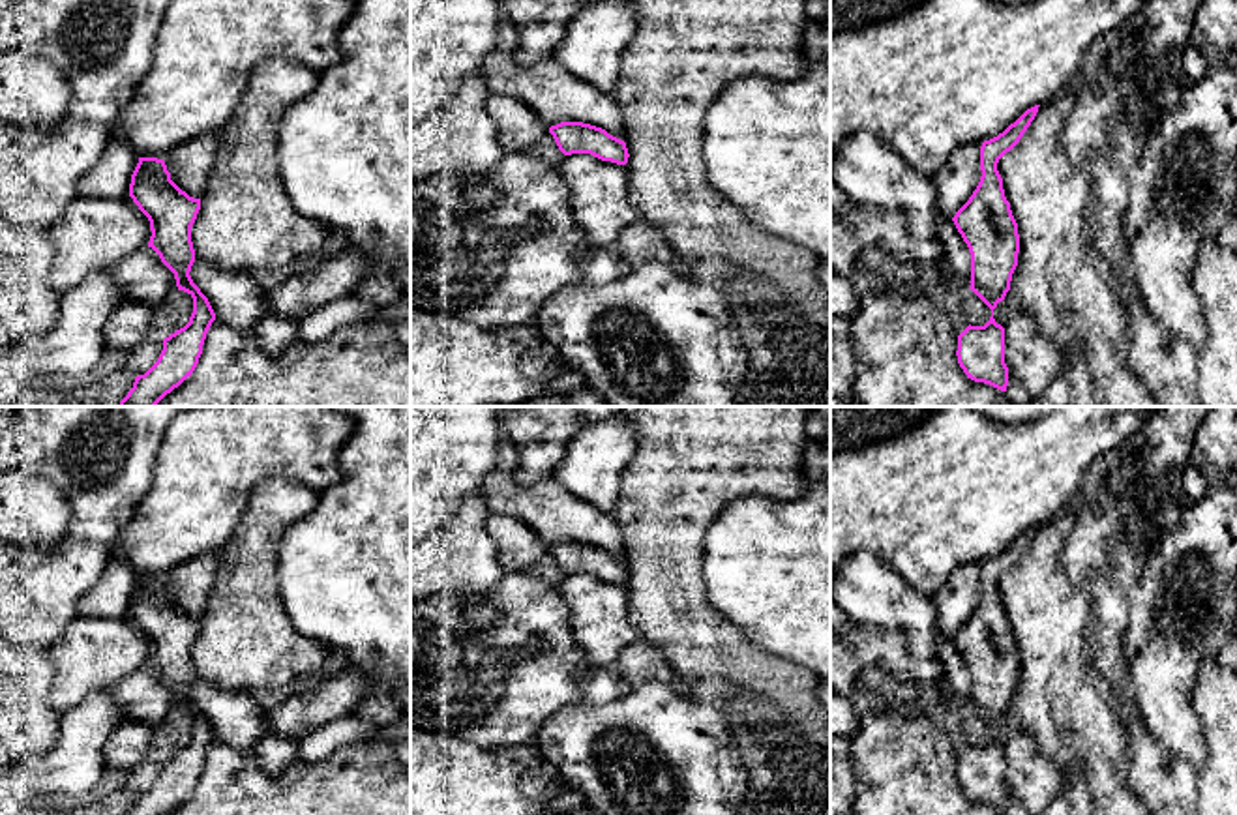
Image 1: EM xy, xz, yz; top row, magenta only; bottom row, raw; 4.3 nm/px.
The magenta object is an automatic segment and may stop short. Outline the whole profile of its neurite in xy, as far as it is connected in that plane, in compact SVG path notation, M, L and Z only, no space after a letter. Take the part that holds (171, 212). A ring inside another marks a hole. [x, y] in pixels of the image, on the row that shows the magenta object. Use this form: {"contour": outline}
{"contour": "M139 157L129 197L150 221L148 247L174 274L178 290L193 298L189 322L163 339L157 362L144 375L135 377L133 388L118 405L156 407L195 371L216 313L189 275L195 262L191 227L201 210L201 199L182 191L171 180L165 161L157 157Z"}

